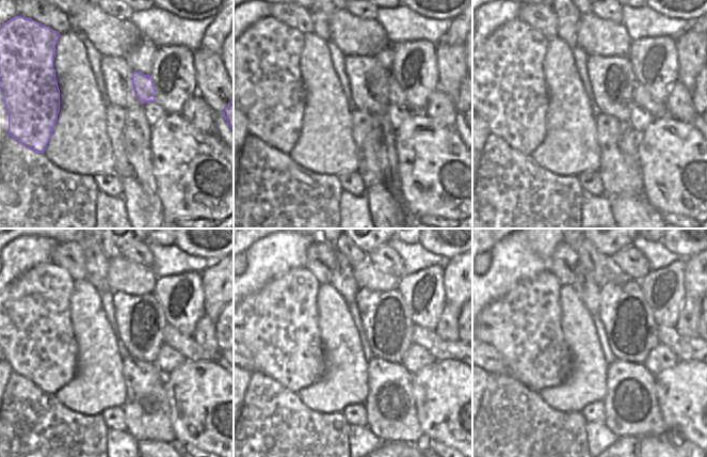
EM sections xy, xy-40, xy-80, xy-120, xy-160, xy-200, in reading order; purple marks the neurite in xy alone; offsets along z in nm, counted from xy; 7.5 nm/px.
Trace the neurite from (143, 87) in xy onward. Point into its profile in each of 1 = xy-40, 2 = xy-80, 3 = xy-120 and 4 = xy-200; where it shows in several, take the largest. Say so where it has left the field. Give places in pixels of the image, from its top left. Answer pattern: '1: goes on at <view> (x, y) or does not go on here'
1: goes on at xy-40 (396, 95)
2: goes on at xy-80 (640, 96)
3: goes on at xy-120 (187, 346)
4: goes on at xy-200 (686, 348)

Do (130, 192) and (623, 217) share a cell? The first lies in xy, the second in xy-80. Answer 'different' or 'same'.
same

